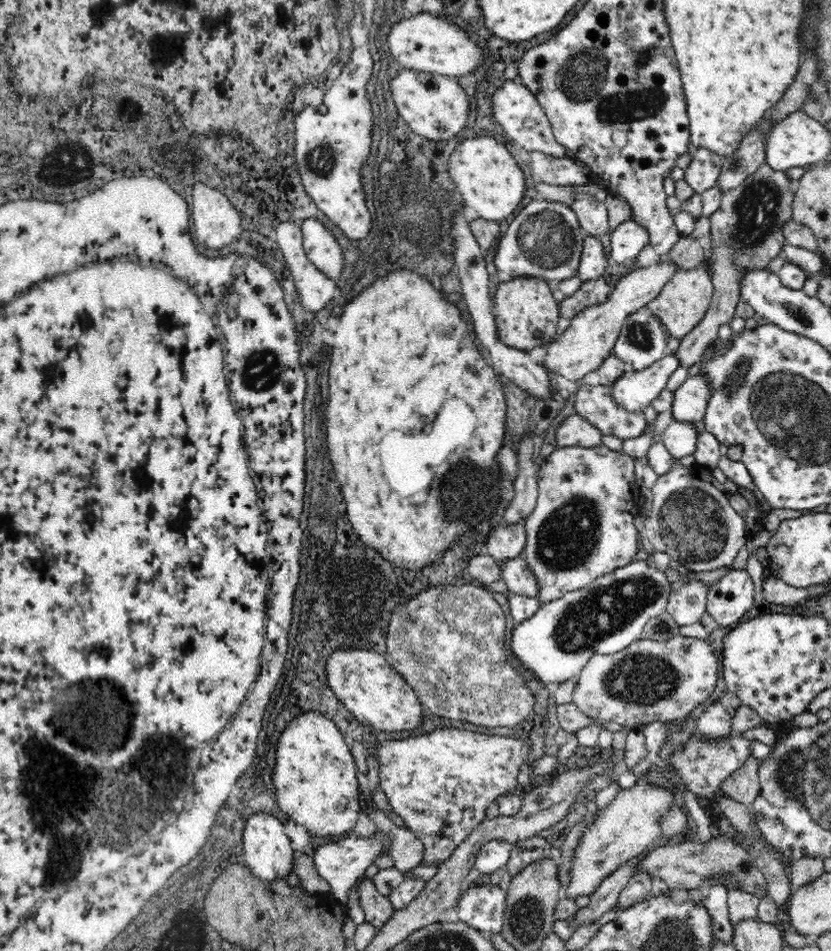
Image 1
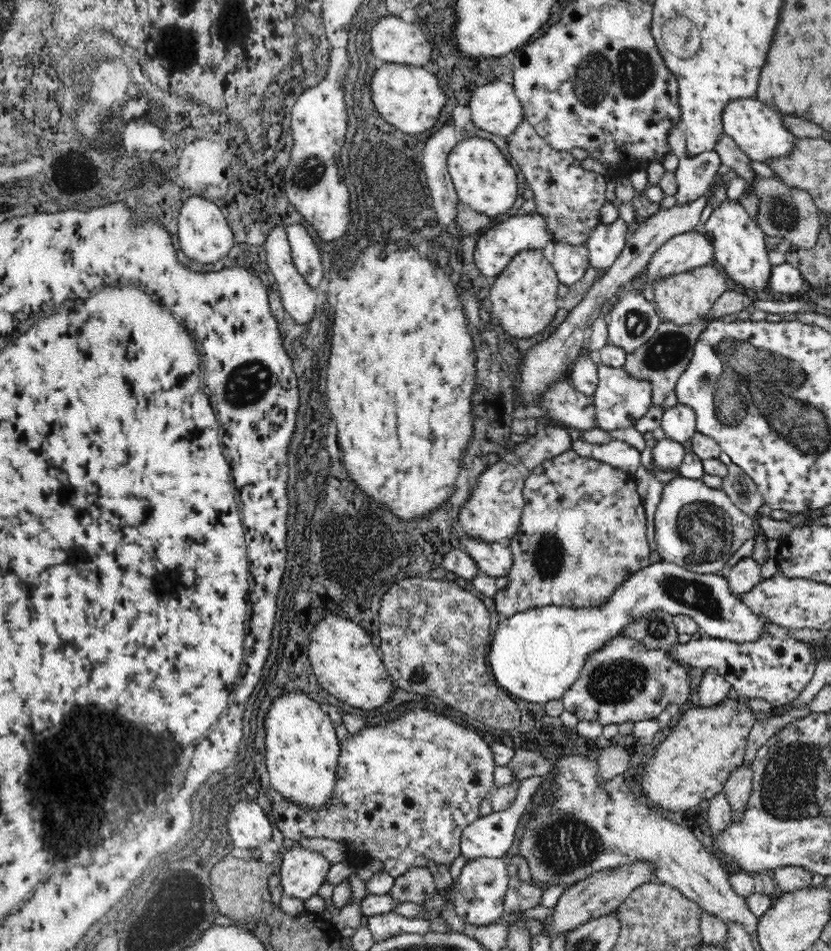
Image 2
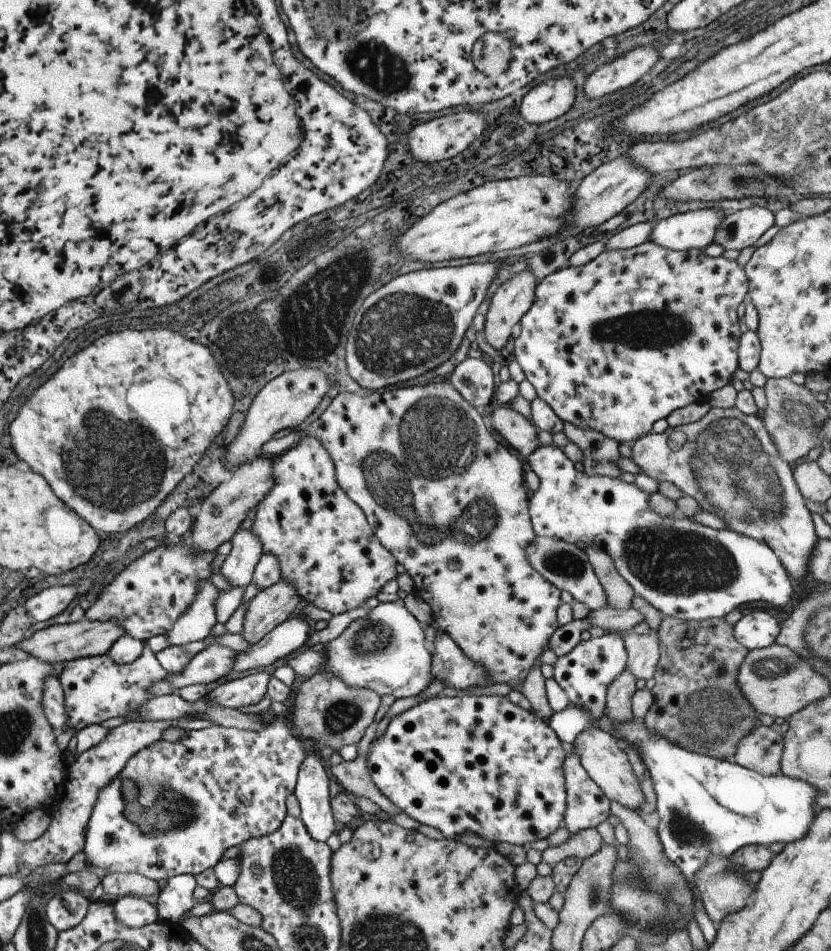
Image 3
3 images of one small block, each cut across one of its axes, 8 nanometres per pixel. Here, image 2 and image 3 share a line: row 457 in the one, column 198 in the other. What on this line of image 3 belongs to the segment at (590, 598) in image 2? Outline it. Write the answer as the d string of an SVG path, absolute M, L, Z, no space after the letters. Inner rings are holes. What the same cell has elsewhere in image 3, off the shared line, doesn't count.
M171 544L169 548L159 546L125 566L85 610L83 618L91 622L119 622L125 630L125 636L141 642L153 636L163 636L193 602L195 584L199 580L207 580L209 562L213 556L215 552L193 558L191 546L181 544Z

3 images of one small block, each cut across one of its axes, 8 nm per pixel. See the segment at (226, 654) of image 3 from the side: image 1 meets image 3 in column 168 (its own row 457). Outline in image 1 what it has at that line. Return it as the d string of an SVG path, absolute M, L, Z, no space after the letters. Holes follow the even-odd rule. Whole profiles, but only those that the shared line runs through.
M672 422L666 432L664 432L664 446L668 448L668 452L680 460L688 454L696 452L698 446L698 430L694 426L690 426L690 422Z

